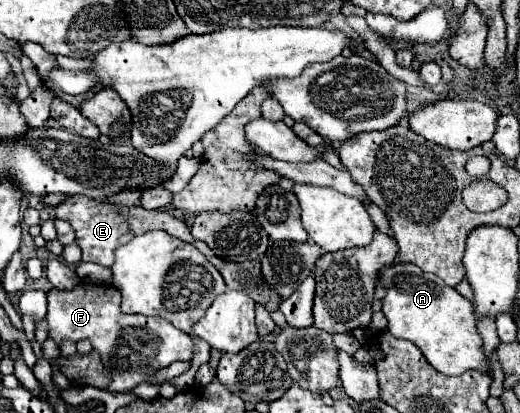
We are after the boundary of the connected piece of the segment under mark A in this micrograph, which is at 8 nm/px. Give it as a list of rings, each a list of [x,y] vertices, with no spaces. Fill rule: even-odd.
[[[393,264],[381,272],[379,282],[387,288],[383,312],[389,320],[387,328],[395,338],[411,340],[427,358],[427,362],[445,376],[459,376],[467,370],[489,372],[483,352],[483,338],[475,326],[473,304],[455,288],[447,286],[439,276],[423,272],[415,264]]]

